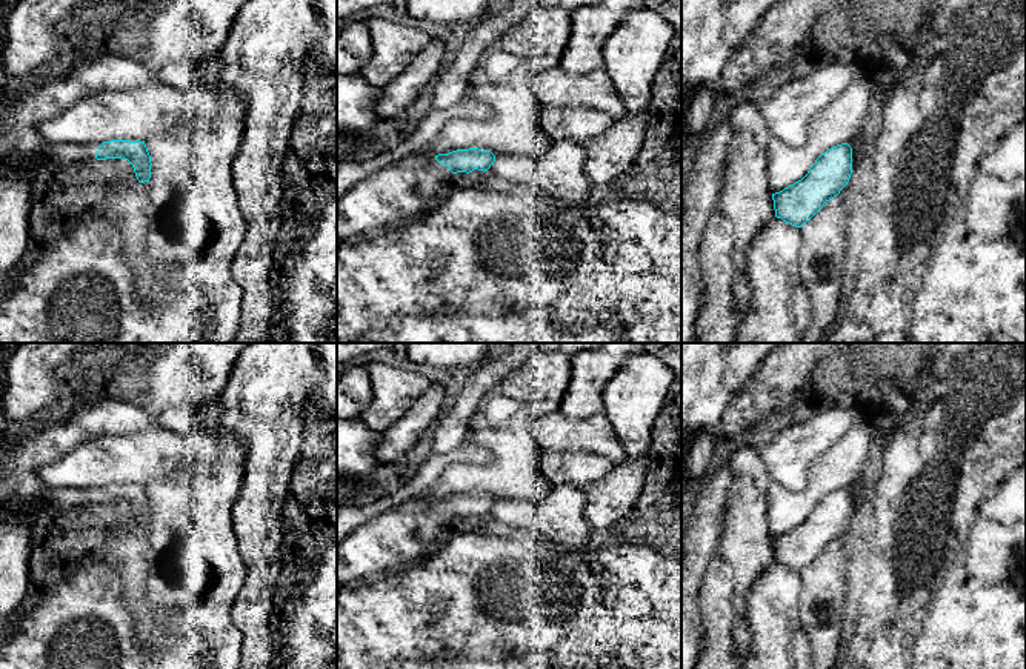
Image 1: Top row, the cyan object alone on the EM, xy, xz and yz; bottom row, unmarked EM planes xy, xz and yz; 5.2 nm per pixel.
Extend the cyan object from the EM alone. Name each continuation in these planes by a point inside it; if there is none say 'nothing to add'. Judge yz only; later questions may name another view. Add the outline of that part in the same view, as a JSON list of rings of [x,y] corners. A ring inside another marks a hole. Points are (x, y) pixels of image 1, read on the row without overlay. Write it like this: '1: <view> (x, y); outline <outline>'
nothing to add

